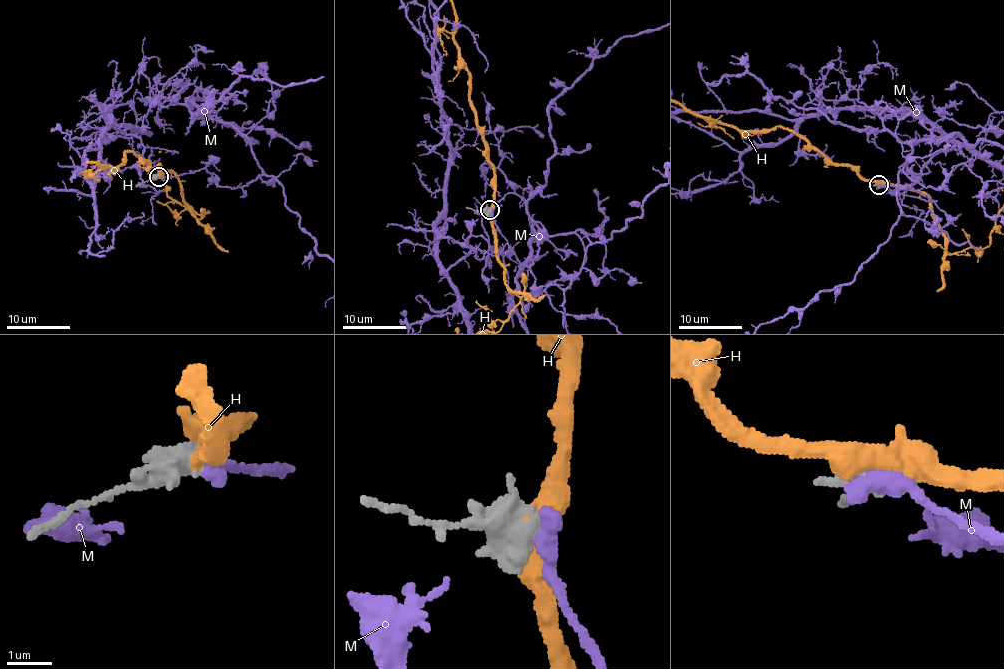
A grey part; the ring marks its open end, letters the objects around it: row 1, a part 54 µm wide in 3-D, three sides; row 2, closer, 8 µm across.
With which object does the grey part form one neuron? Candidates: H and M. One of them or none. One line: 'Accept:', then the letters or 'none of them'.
Accept: H

